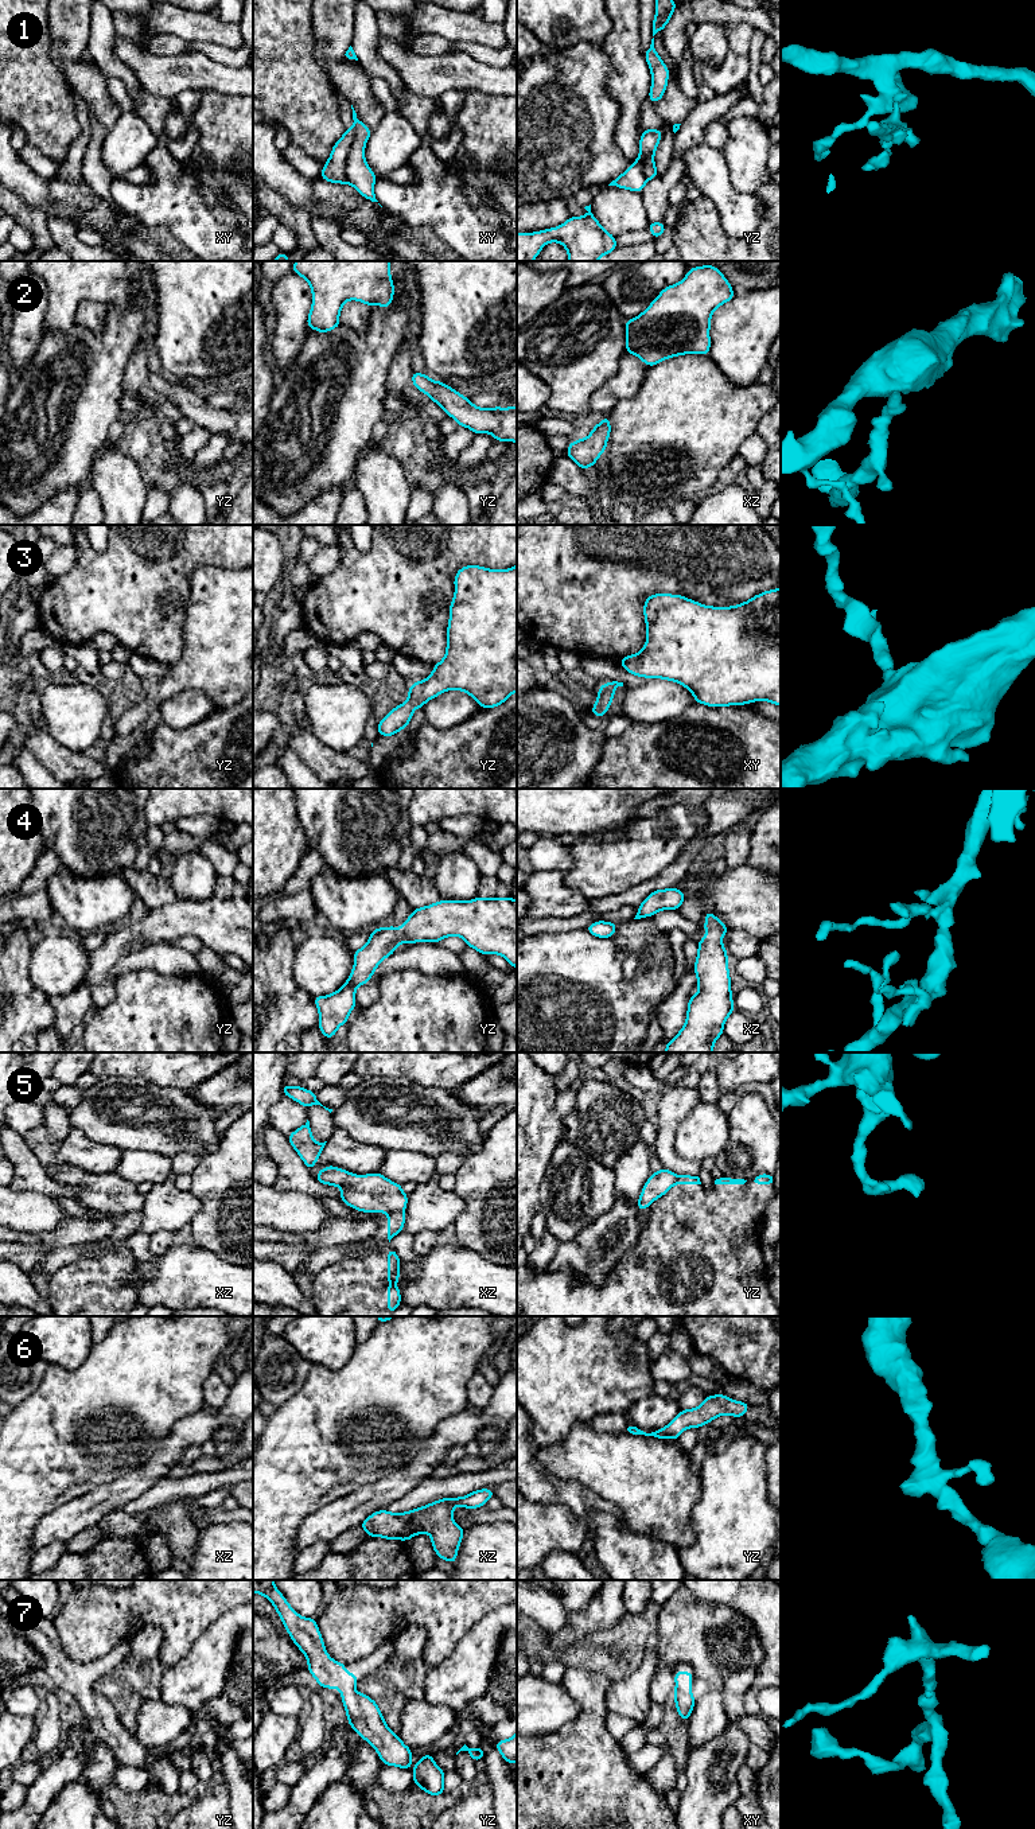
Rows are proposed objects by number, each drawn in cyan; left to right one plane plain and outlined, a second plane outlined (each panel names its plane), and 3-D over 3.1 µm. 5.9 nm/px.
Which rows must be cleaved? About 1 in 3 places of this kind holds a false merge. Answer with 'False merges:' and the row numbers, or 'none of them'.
False merges: 1, 5

